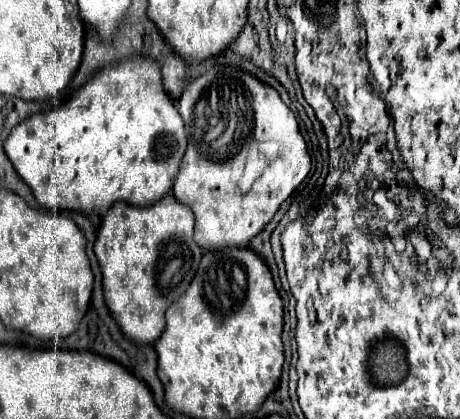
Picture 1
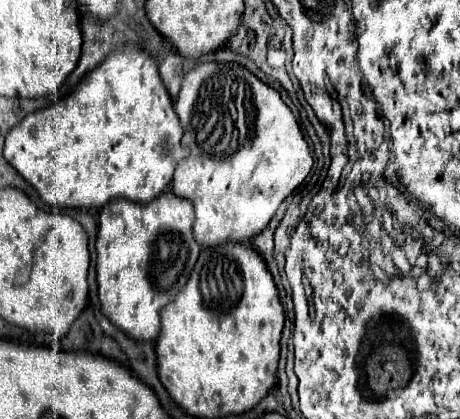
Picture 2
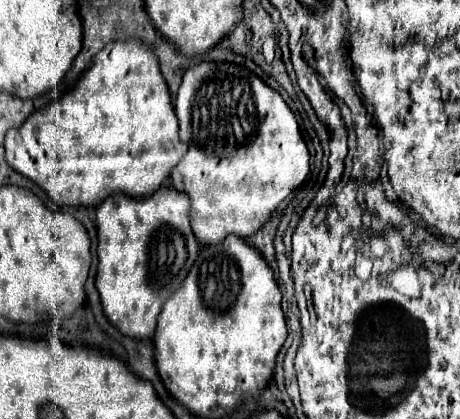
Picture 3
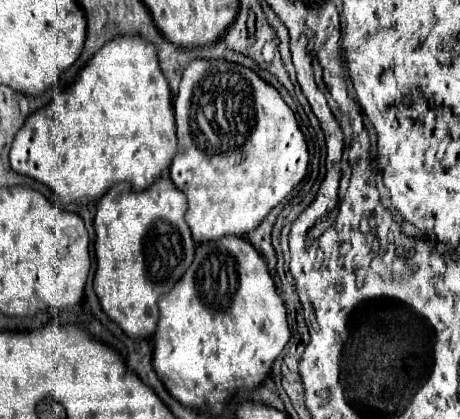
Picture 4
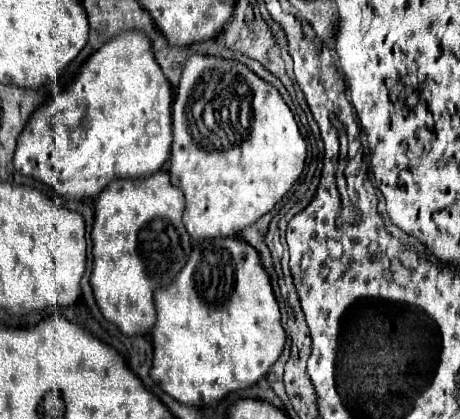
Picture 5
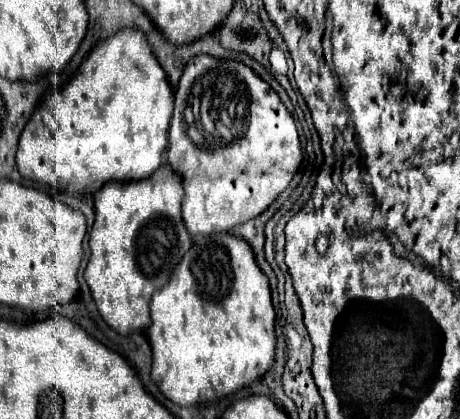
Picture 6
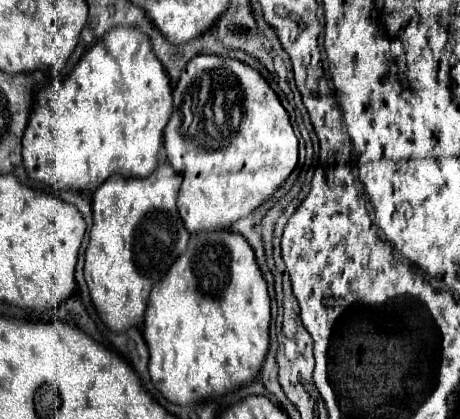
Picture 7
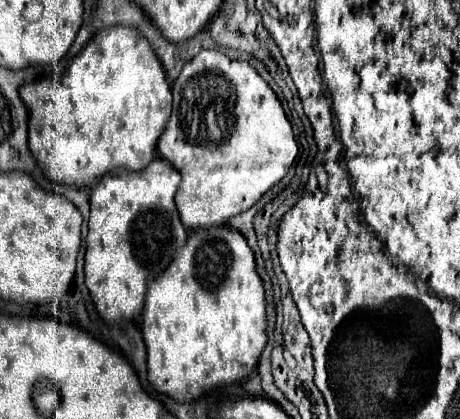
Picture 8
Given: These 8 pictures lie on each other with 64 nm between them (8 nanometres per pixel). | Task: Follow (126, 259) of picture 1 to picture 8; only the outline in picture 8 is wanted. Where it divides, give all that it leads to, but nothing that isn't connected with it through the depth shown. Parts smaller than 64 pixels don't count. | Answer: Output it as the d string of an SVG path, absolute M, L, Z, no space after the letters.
M154 158L140 172L106 172L90 194L84 274L86 288L102 320L138 318L146 296L146 282L156 278L176 248L184 246L186 230L180 222L174 194L180 174L162 158Z

